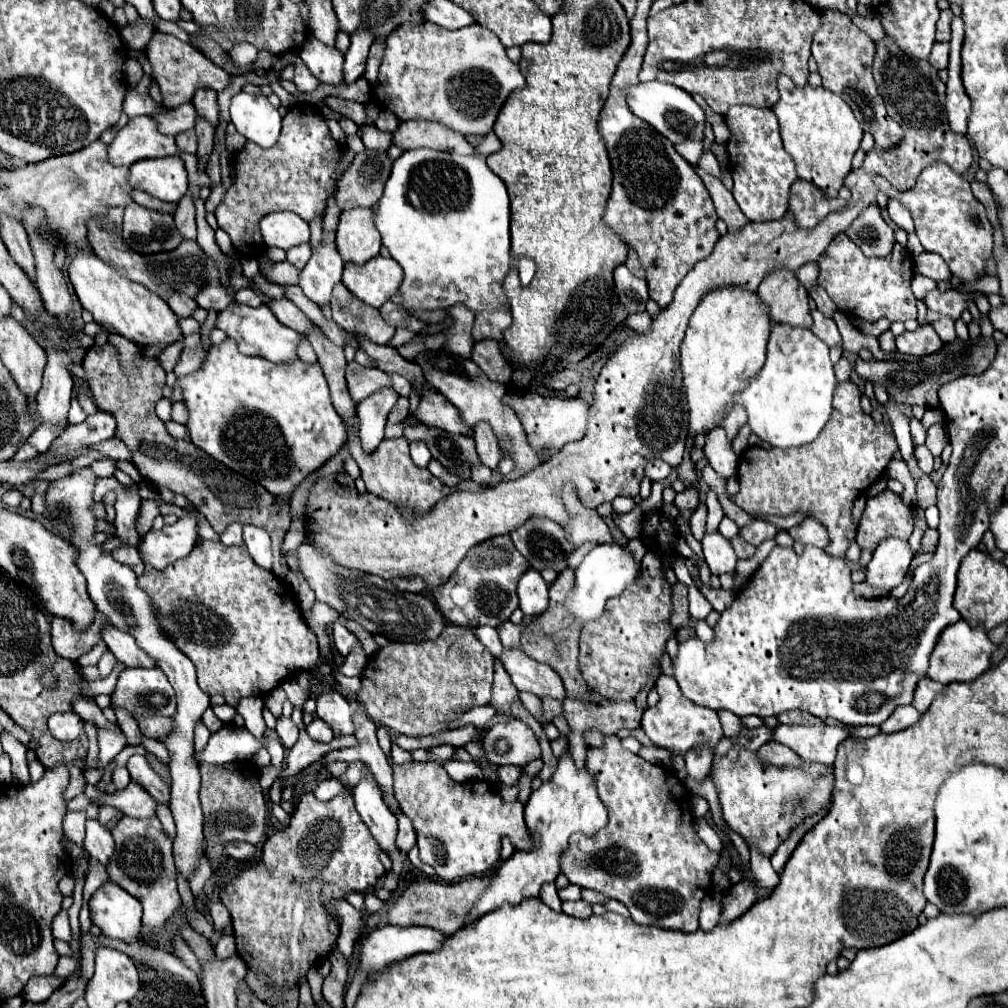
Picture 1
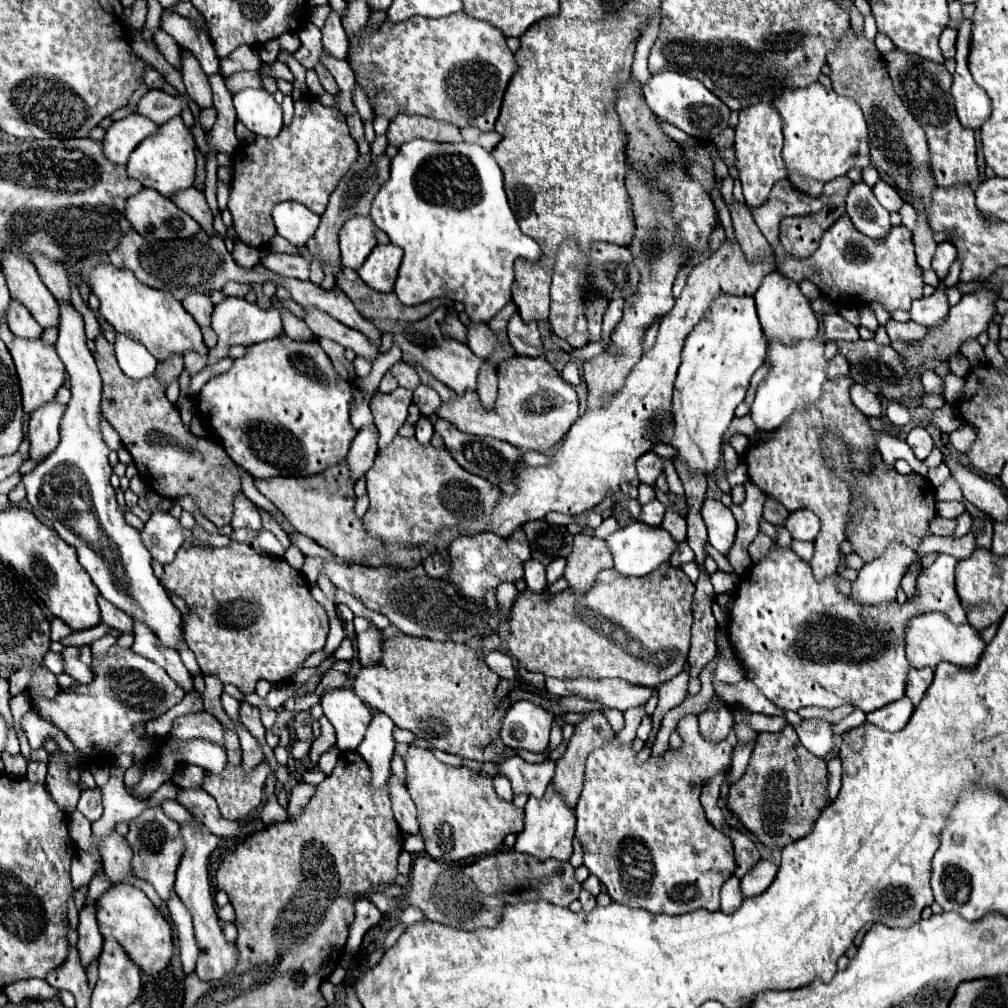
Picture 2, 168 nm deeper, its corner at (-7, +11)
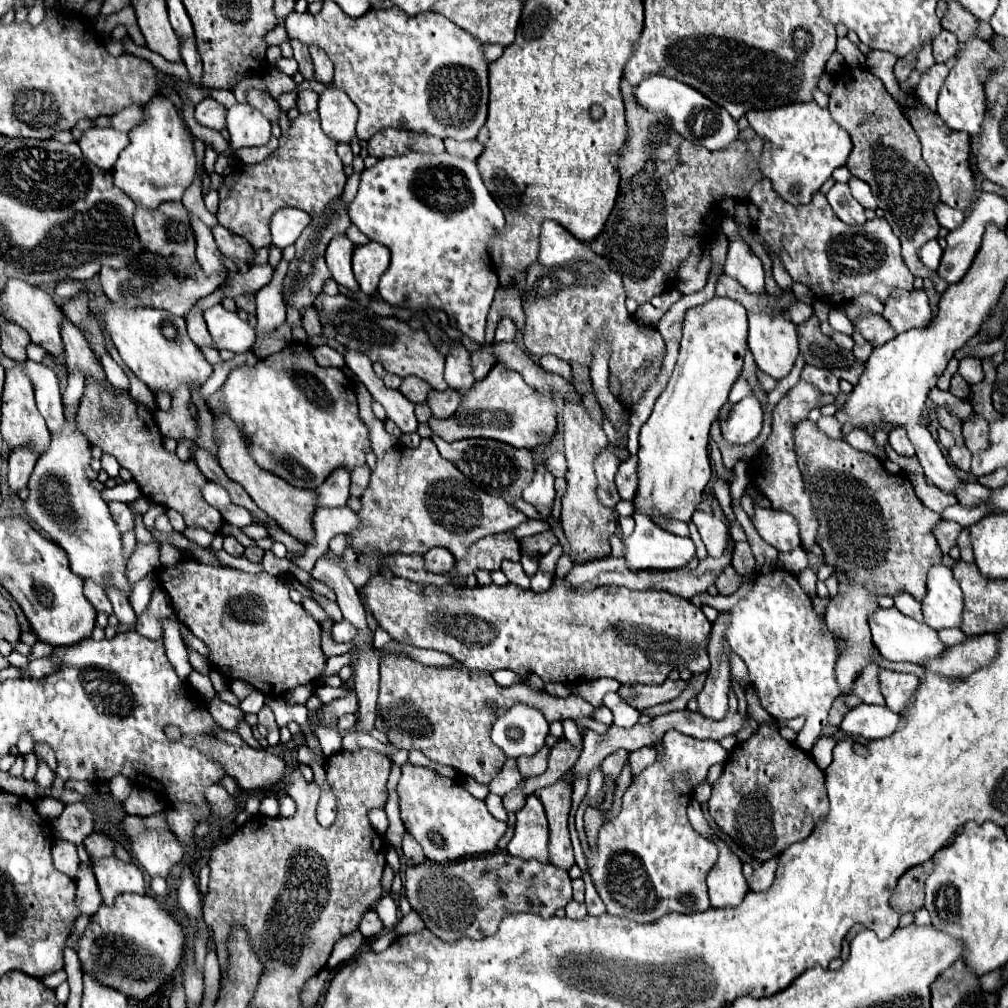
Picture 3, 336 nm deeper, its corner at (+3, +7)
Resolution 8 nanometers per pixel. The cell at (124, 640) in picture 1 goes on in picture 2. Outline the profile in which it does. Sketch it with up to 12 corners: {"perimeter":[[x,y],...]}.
{"perimeter":[[98,596],[102,622],[122,634],[132,632],[132,618]]}

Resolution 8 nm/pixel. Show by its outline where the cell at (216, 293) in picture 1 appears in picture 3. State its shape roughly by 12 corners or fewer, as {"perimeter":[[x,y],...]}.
{"perimeter":[[242,294],[234,298],[236,306],[248,314],[256,312],[254,294]]}

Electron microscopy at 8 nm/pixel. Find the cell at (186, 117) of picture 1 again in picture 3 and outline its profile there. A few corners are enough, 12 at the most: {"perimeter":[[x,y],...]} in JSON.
{"perimeter":[[144,104],[112,116],[112,128],[130,132],[146,116]]}

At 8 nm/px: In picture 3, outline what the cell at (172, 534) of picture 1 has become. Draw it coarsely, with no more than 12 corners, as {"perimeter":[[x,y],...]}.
{"perimeter":[[136,544],[128,560],[130,582],[160,566],[160,544]]}

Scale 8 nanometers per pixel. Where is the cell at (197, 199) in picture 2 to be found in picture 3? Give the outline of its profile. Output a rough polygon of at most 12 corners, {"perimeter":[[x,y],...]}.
{"perimeter":[[192,212],[196,258],[206,274],[226,272],[212,230]]}

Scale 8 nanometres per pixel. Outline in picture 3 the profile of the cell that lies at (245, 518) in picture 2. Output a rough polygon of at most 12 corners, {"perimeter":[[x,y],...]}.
{"perimeter":[[208,482],[204,486],[204,500],[218,512],[232,504],[222,486]]}

